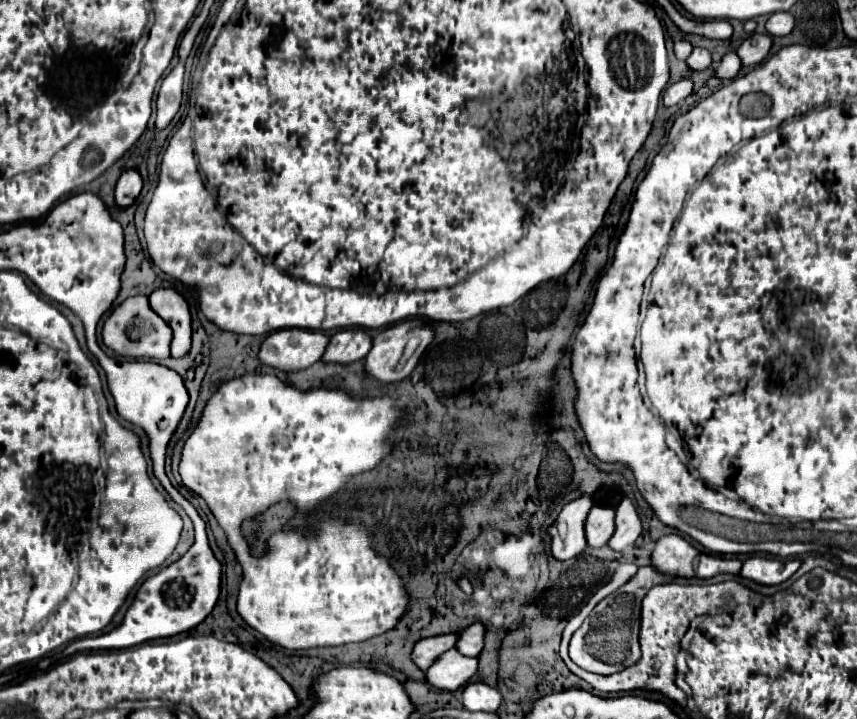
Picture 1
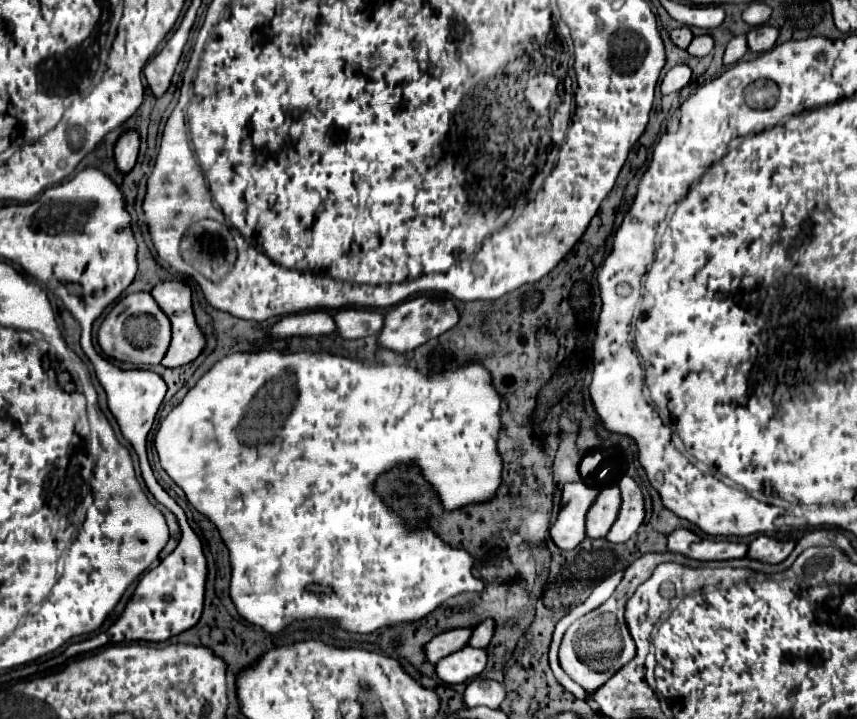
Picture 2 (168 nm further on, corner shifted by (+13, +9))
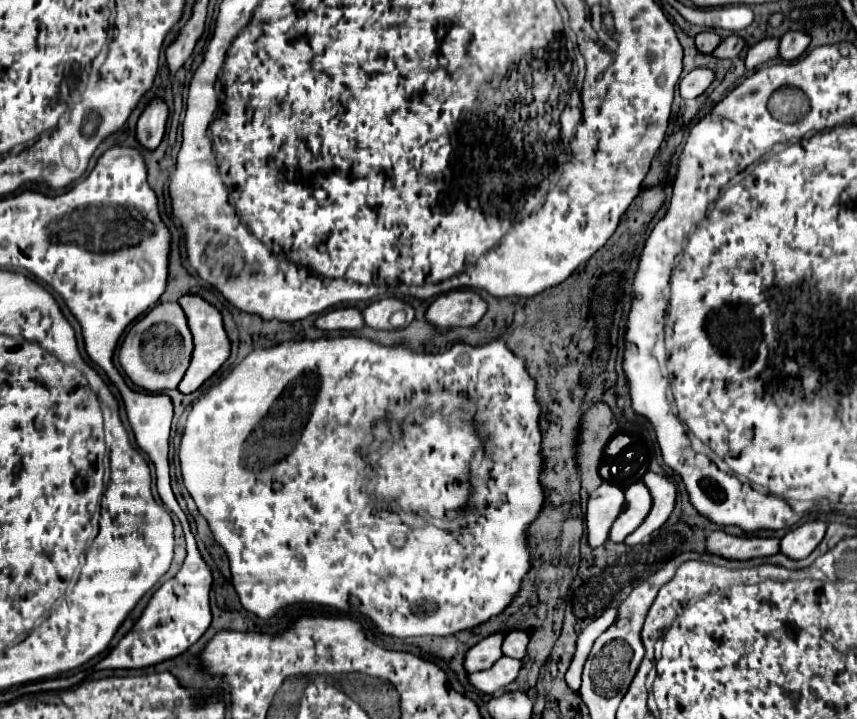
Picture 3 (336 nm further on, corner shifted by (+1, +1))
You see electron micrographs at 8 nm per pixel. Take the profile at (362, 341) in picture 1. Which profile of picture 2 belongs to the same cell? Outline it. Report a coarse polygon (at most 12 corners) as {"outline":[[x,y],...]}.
{"outline":[[369,308],[335,312],[337,332],[349,340],[379,334],[385,314]]}

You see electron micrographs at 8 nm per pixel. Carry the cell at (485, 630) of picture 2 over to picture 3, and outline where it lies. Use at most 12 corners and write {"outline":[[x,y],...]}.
{"outline":[[509,630],[501,650],[521,660],[525,656],[527,632]]}

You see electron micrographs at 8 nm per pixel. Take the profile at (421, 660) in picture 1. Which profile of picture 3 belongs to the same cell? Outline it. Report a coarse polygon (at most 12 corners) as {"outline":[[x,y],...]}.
{"outline":[[503,632],[491,634],[467,650],[467,672],[491,668],[503,656]]}

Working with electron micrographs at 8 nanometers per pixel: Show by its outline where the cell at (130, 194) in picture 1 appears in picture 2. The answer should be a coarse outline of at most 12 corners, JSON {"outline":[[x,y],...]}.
{"outline":[[127,130],[115,144],[115,162],[121,172],[135,166],[139,154],[137,130]]}

